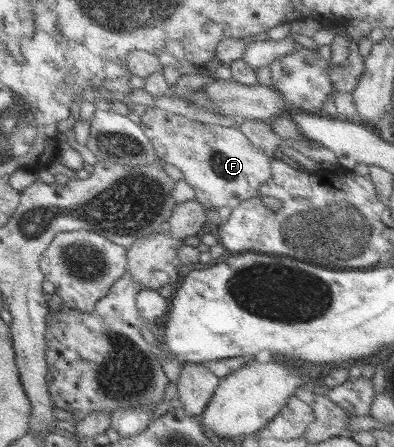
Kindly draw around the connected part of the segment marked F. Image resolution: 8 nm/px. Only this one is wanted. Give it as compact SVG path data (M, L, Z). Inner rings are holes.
M148 105L139 116L138 126L150 141L155 156L161 158L164 165L170 164L180 170L182 180L193 191L193 200L200 203L200 207L204 210L216 210L220 207L228 207L232 210L236 204L256 197L260 185L265 184L270 178L269 166L273 158L268 156L266 151L256 148L235 125L225 127L217 124L202 124Z

